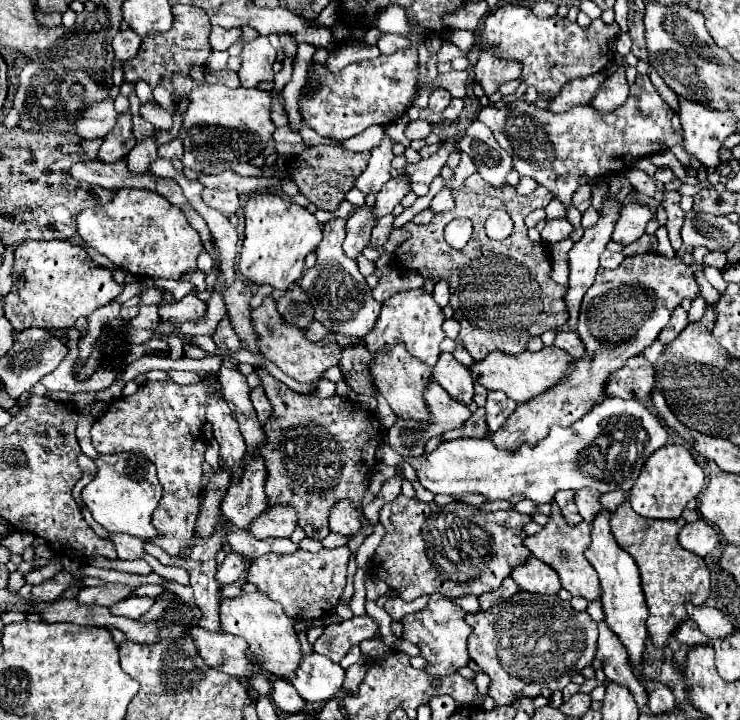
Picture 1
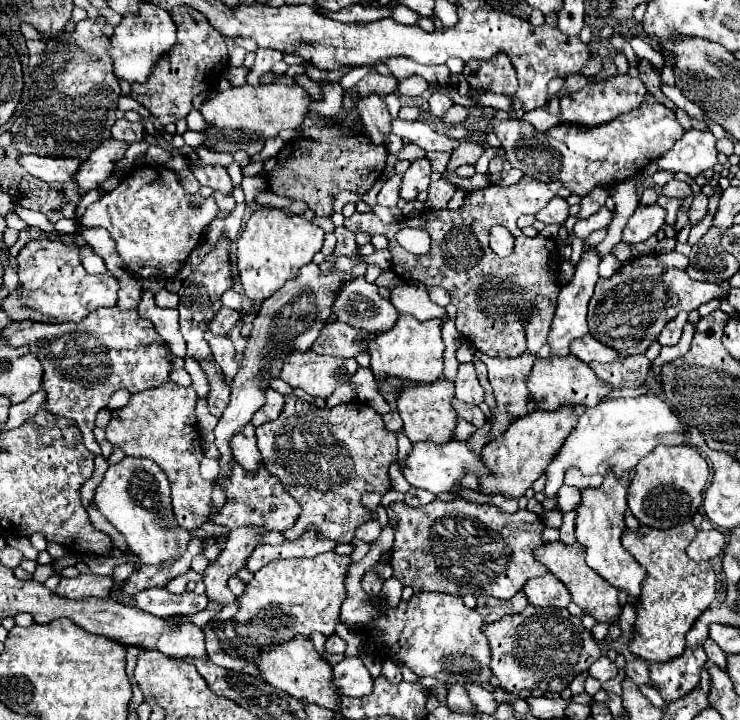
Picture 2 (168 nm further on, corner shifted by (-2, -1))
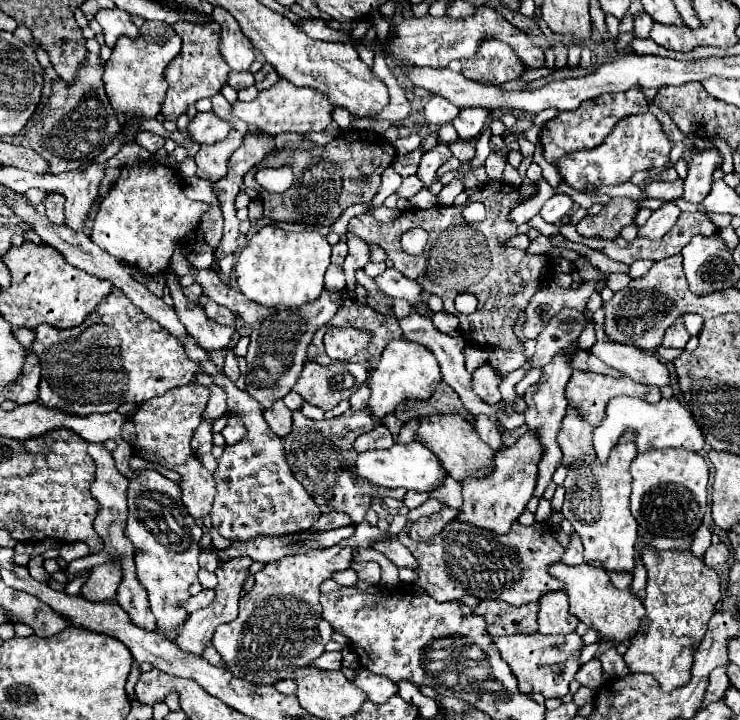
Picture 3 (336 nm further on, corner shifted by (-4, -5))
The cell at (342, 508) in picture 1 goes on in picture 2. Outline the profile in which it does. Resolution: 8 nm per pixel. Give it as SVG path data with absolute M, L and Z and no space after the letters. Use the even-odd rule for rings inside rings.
M378 521L362 523L362 525L354 531L354 537L356 537L356 539L362 539L362 541L366 541L366 543L376 541L378 535L380 535L380 523L378 523Z

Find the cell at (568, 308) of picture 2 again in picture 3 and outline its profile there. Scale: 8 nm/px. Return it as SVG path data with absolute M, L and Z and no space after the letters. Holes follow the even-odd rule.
M560 353L556 355L546 367L542 367L542 377L540 381L530 387L524 395L524 401L528 405L528 411L524 413L526 415L526 425L528 425L528 431L536 433L540 445L542 445L542 459L538 463L538 481L536 481L536 489L534 489L534 497L542 497L542 493L546 491L548 483L552 481L552 475L554 471L558 469L558 465L562 463L562 451L558 447L558 441L556 441L556 435L558 435L558 429L560 429L560 421L564 419L564 413L566 413L566 407L568 407L568 401L566 401L566 383L570 381L570 375L572 375L572 369L568 365L568 353Z

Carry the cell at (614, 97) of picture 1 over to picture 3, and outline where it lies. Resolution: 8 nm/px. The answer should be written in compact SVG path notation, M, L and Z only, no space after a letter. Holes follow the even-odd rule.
M632 87L632 89L620 91L620 93L604 93L600 97L594 97L592 101L584 101L584 105L580 105L580 109L576 109L572 113L560 113L554 119L550 119L548 123L544 123L542 135L540 135L544 157L546 157L546 161L556 163L560 157L568 155L570 151L594 149L596 145L604 143L604 139L612 133L612 129L616 127L616 123L620 119L624 119L628 115L636 115L636 113L646 113L646 111L648 111L648 101L640 87Z

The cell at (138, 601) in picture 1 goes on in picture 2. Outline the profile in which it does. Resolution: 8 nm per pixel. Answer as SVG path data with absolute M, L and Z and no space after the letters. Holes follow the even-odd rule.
M146 589L134 597L134 607L146 611L156 617L170 617L170 615L194 615L208 605L206 595L184 593L172 595L166 589Z

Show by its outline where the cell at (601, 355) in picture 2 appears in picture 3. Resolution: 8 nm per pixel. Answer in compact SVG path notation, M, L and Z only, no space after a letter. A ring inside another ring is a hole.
M602 341L592 347L592 353L608 363L608 367L632 377L634 381L658 387L670 385L670 373L666 365L650 351L642 351L632 345Z

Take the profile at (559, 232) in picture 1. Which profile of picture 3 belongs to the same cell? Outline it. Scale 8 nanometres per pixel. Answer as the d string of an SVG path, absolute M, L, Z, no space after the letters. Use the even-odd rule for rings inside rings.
M560 193L560 195L554 195L552 199L546 201L546 205L542 207L540 215L548 223L558 223L564 215L568 215L572 211L572 207L574 207L574 201L568 195Z

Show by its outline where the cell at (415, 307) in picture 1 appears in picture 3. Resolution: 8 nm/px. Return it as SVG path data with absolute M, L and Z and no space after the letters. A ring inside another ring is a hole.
M392 341L386 345L378 367L370 373L368 411L376 423L382 423L382 419L394 413L404 401L428 401L440 381L440 367L432 351L410 341Z

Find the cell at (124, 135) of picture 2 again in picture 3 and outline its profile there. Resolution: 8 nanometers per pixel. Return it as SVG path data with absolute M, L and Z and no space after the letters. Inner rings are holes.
M140 131L138 135L136 135L136 143L138 145L142 145L144 149L148 149L150 153L156 153L158 149L162 149L164 147L164 137L160 137L160 135L154 135L154 133L150 133L150 131Z

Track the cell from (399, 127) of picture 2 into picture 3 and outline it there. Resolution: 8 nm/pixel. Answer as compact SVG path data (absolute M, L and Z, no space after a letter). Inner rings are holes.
M456 141L456 143L450 143L450 149L452 149L452 155L458 157L462 163L470 163L476 155L476 149L474 149L474 143L468 143L468 141Z

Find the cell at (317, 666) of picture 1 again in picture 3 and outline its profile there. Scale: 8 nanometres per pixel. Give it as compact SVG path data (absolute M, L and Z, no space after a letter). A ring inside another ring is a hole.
M358 669L354 683L356 687L364 689L364 693L368 693L372 703L386 703L390 697L398 693L398 685L394 681L390 681L384 675L368 673L368 669Z

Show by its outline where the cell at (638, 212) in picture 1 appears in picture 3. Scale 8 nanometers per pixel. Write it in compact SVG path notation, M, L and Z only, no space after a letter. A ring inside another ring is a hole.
M664 203L656 211L652 211L648 223L638 229L638 237L652 239L652 241L658 237L664 237L676 223L678 215L680 215L680 209L674 203Z

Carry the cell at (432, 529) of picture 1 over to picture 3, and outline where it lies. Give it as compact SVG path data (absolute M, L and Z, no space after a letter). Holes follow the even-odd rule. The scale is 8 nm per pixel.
M450 521L432 545L412 541L408 529L410 523L398 533L398 541L406 545L420 563L416 569L420 575L416 585L436 601L454 601L464 595L474 595L478 599L498 599L518 607L538 601L544 593L564 589L564 585L548 573L548 567L562 561L564 555L564 547L554 539L548 523L534 523L528 527L514 521L510 533L498 535L460 521Z

